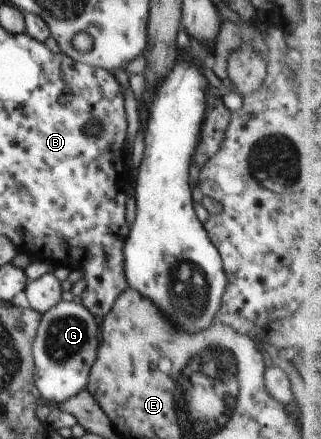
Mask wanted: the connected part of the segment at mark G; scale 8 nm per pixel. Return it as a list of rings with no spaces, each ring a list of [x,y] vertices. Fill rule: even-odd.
[[[61,300],[55,307],[46,311],[40,319],[38,330],[33,342],[34,382],[40,395],[55,405],[62,404],[75,397],[89,383],[89,374],[97,359],[100,344],[100,326],[97,318],[83,305],[73,301]]]

